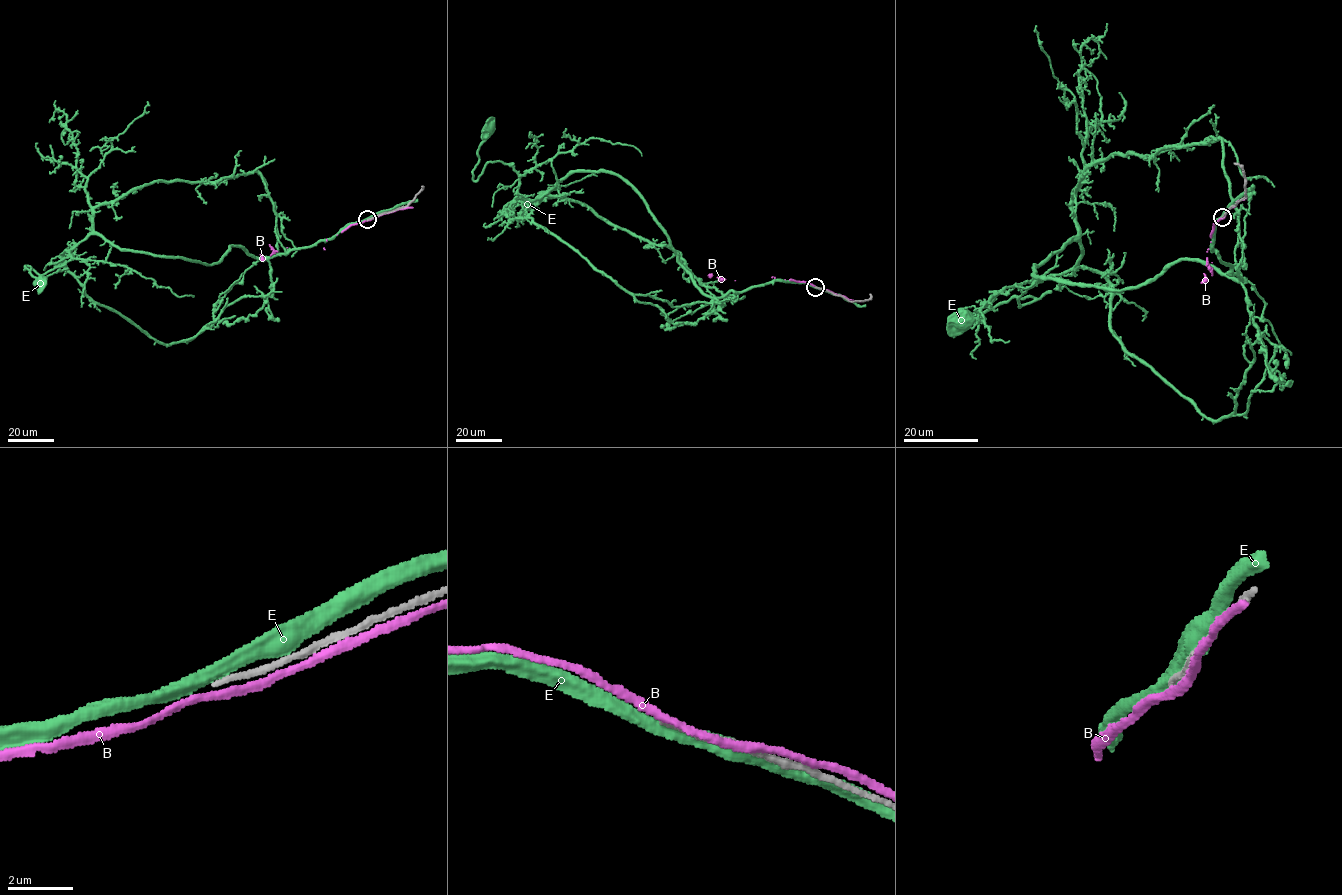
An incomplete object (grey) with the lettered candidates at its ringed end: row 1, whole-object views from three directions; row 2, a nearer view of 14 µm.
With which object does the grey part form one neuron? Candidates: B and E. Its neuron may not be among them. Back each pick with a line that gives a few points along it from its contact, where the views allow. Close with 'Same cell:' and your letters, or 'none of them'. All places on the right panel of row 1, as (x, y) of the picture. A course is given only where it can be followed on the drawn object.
Same cell: none of them

